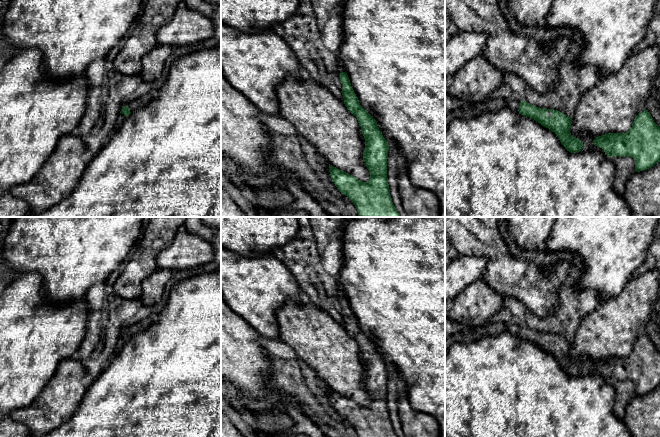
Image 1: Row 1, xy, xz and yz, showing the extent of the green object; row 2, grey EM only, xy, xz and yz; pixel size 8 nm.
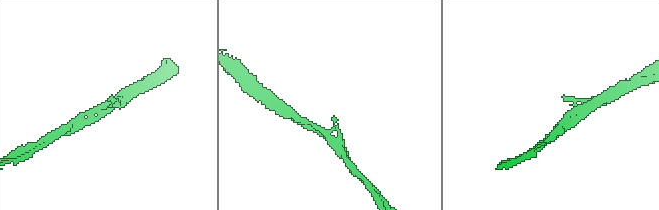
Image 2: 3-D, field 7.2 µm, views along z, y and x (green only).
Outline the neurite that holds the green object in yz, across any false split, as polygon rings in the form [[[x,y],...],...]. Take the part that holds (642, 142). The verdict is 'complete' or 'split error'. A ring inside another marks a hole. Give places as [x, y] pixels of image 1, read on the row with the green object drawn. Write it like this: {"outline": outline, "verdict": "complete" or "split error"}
{"outline": [[[647,110],[638,113],[628,132],[598,136],[593,144],[602,148],[609,157],[630,156],[635,161],[636,172],[660,162],[660,127]]], "verdict": "complete"}

